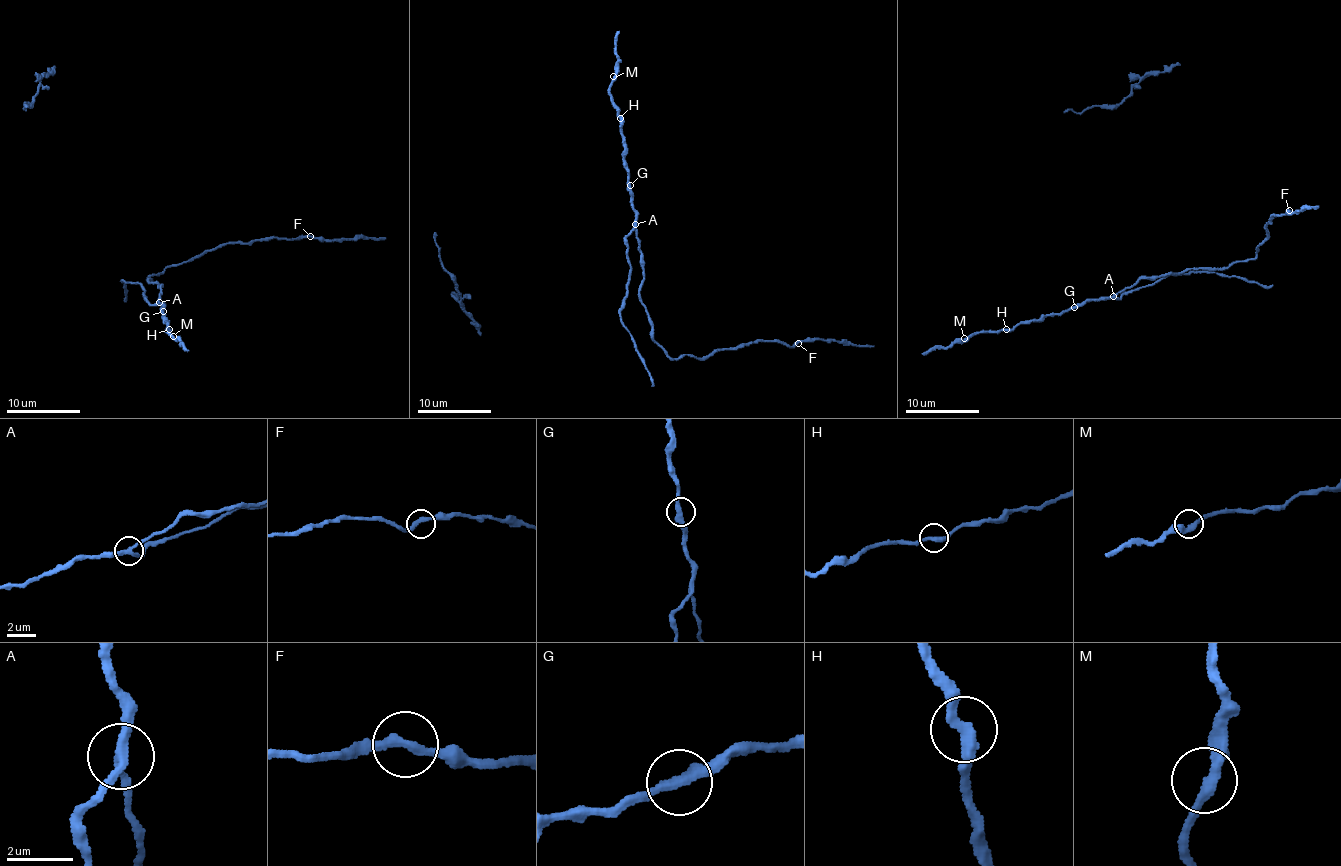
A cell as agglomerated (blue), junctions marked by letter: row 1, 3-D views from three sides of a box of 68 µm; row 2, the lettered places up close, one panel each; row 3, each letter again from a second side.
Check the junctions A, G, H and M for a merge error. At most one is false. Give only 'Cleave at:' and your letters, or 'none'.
Cleave at: A

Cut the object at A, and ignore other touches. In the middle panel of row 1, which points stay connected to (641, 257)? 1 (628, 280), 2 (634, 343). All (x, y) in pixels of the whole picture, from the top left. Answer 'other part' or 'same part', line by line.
1: other part
2: other part

